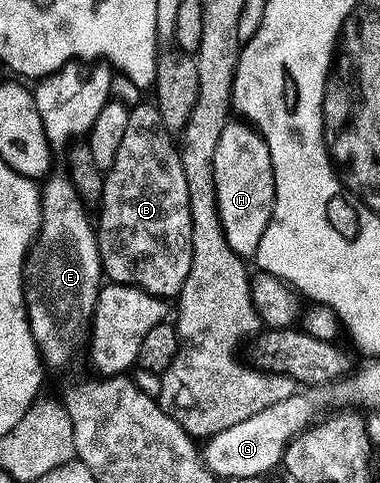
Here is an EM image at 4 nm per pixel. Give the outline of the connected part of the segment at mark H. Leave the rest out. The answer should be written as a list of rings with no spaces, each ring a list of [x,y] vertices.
[[[230,121],[215,148],[215,197],[227,245],[240,257],[256,256],[273,220],[275,169],[271,149],[260,131],[245,121]]]

